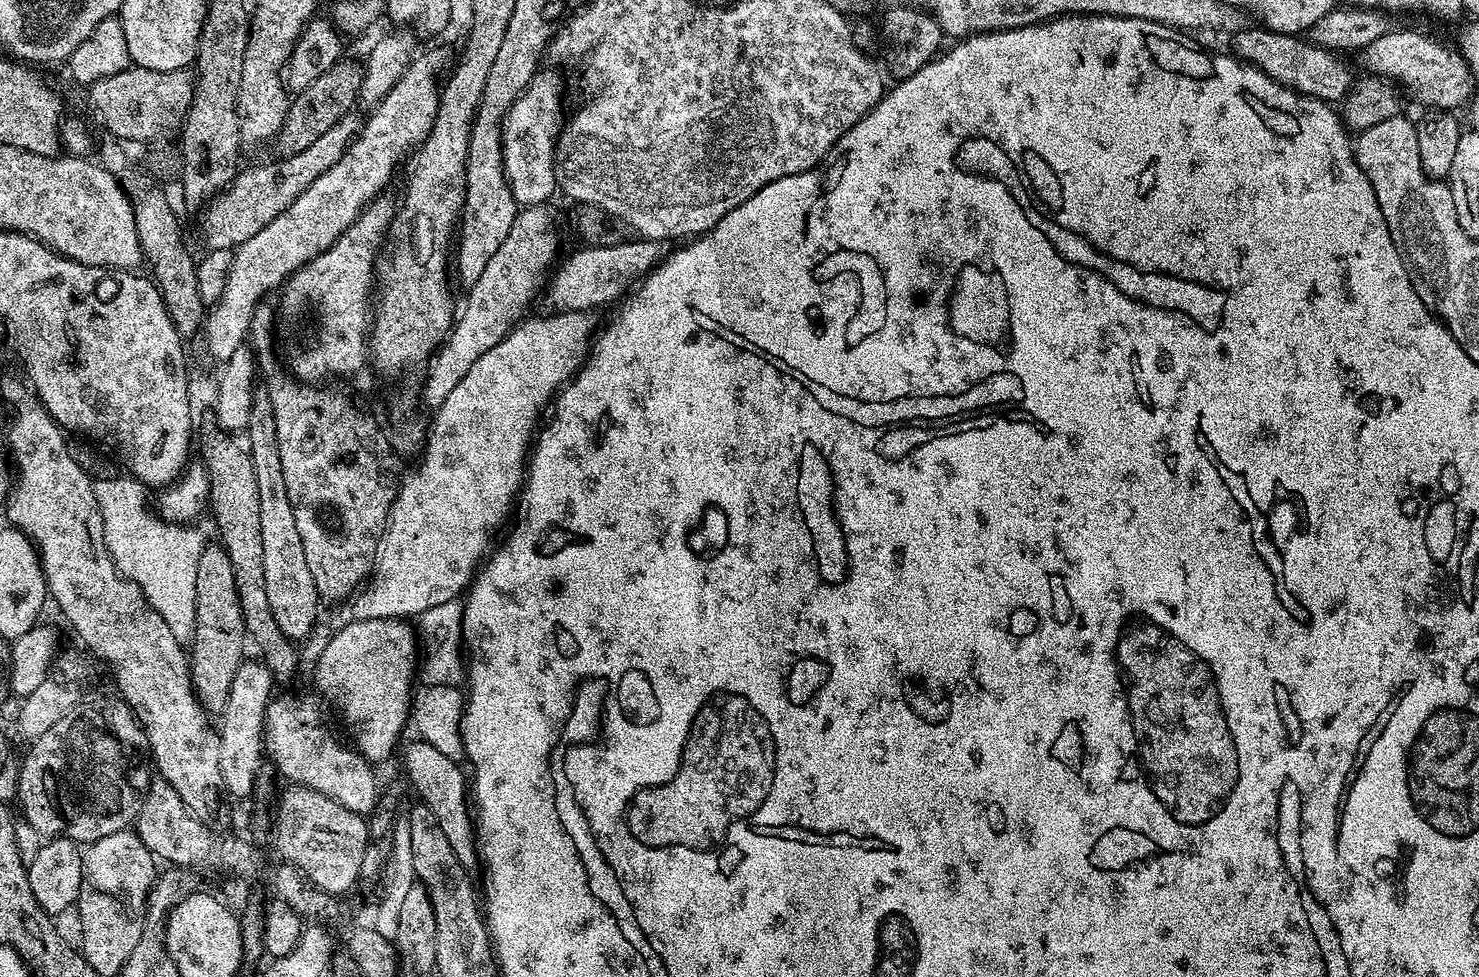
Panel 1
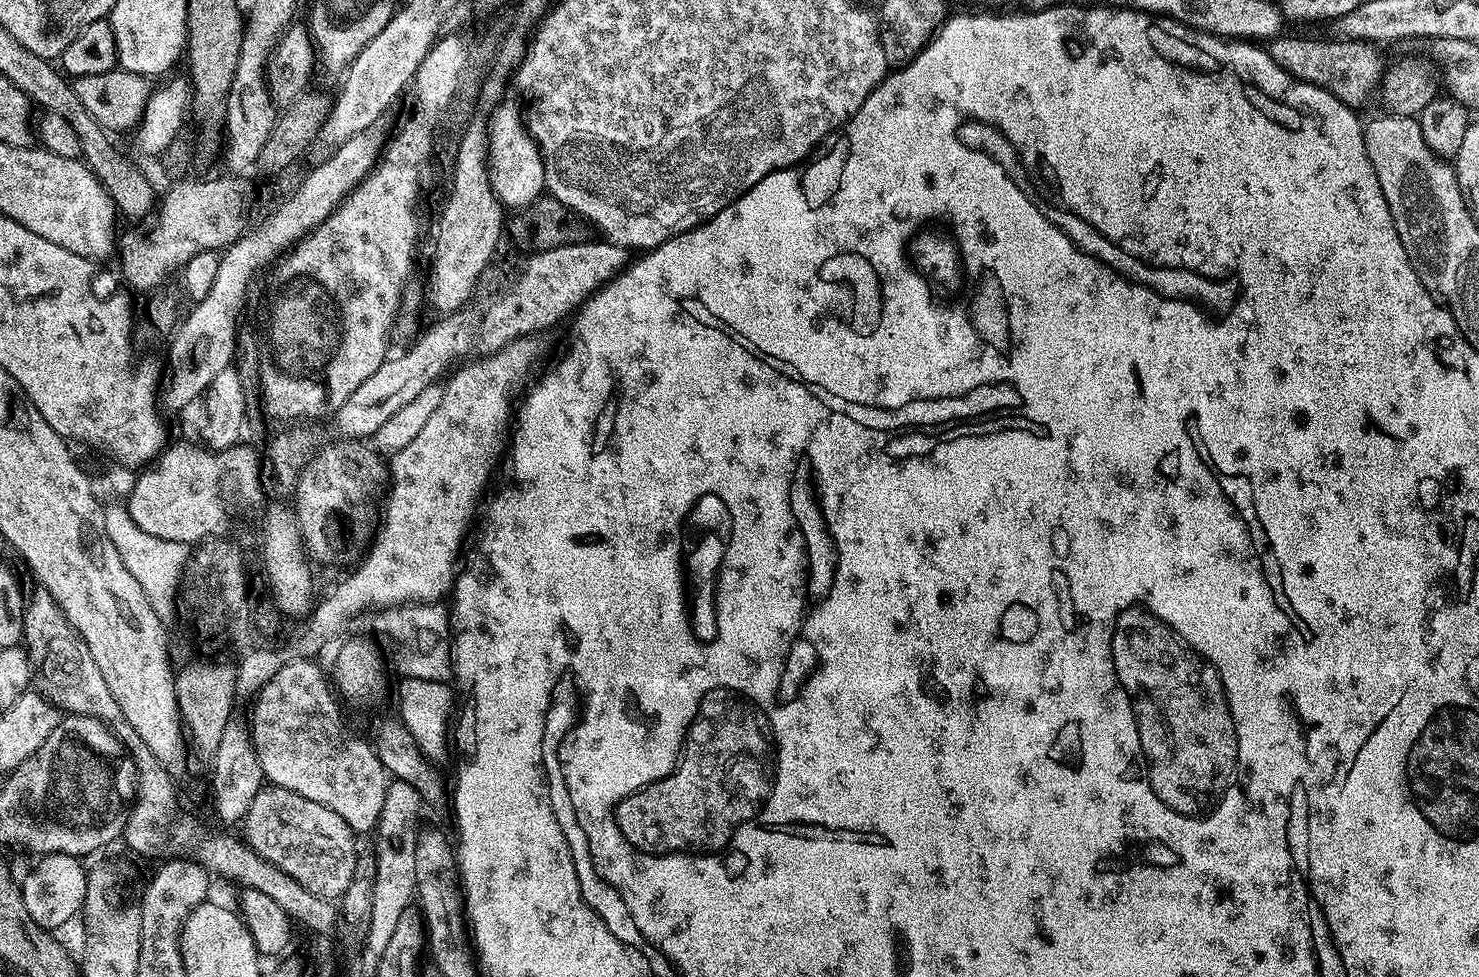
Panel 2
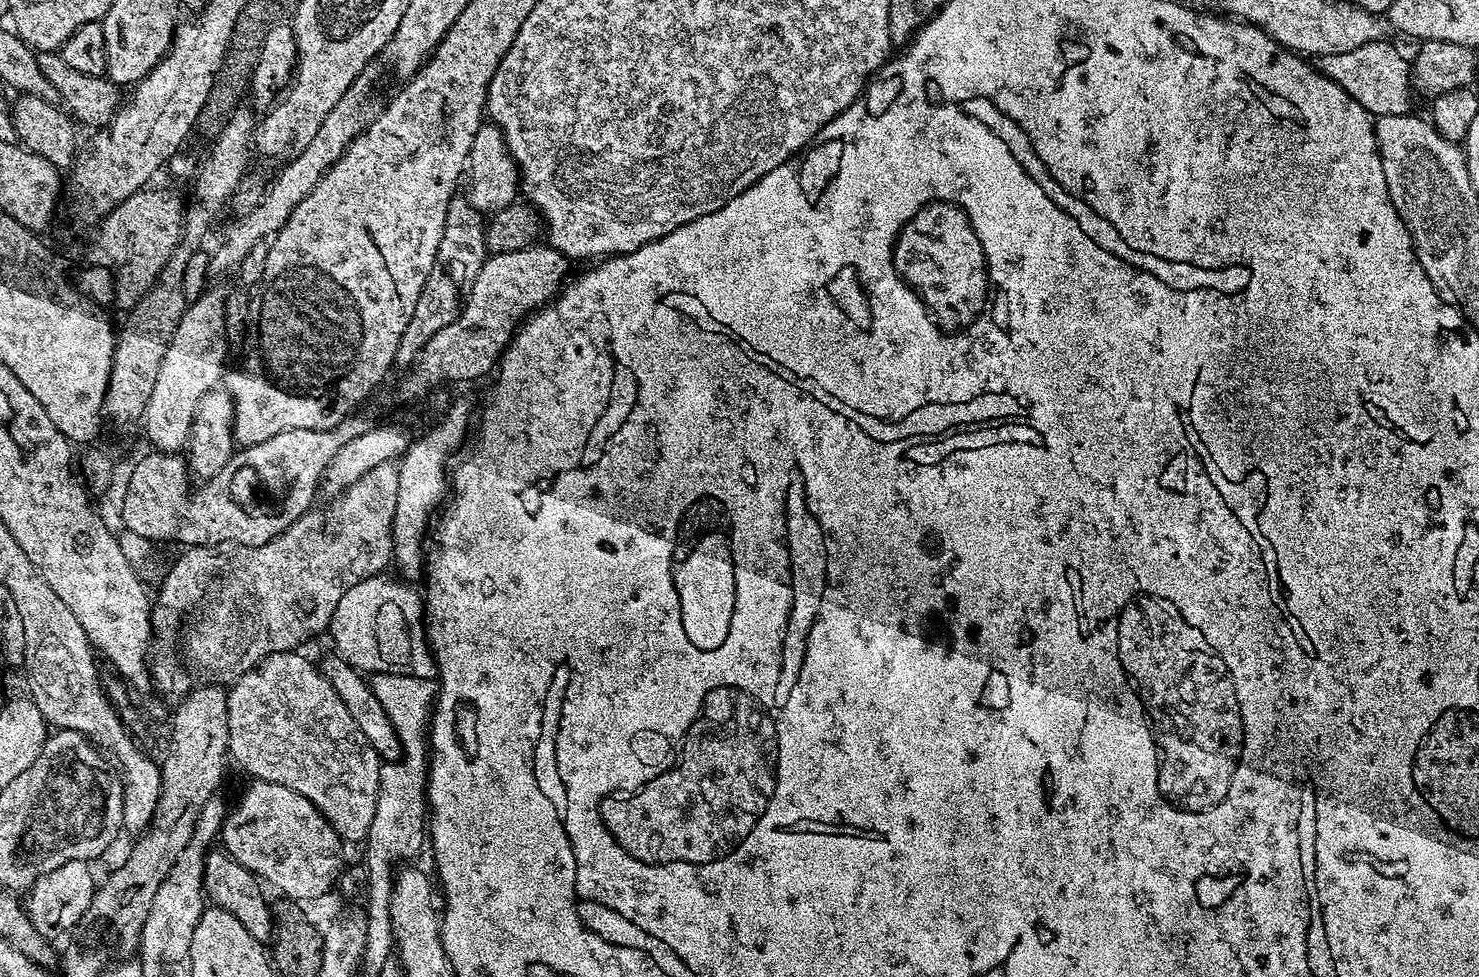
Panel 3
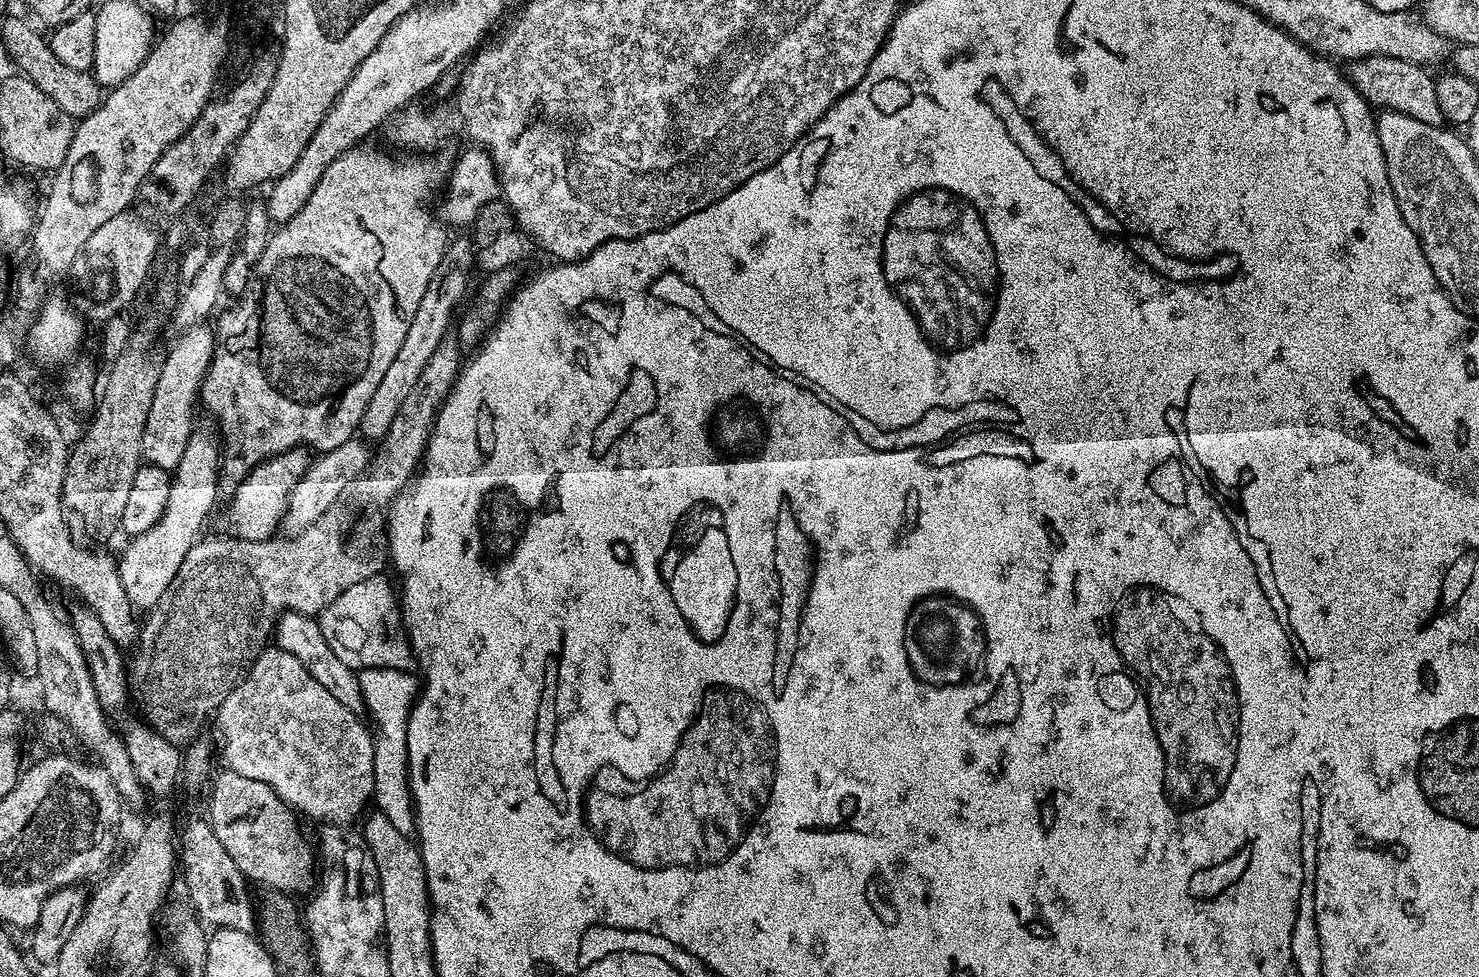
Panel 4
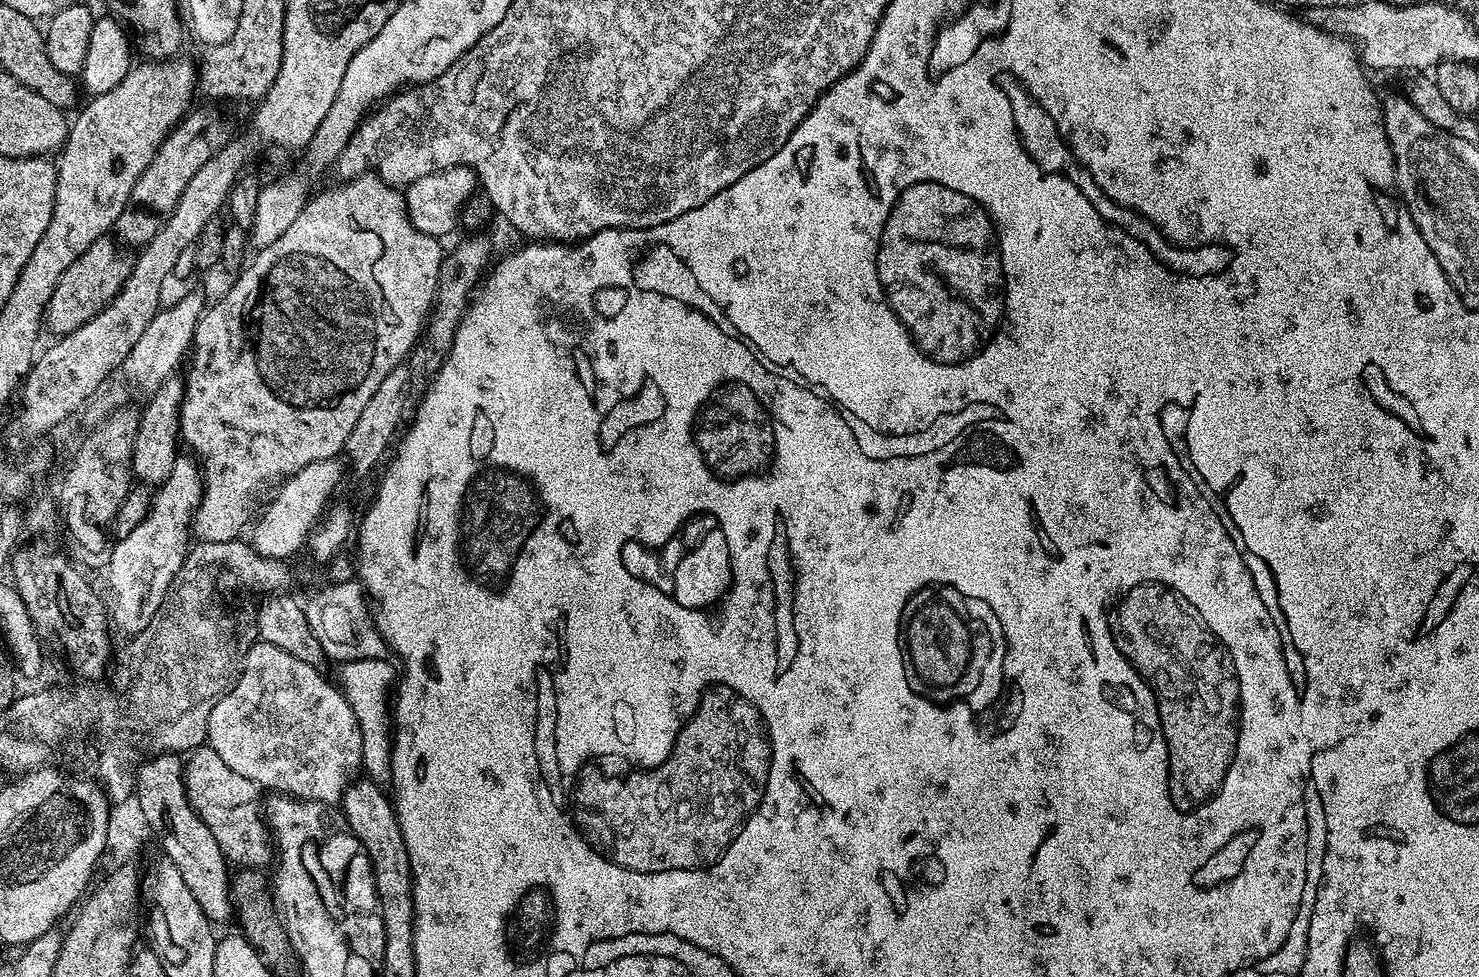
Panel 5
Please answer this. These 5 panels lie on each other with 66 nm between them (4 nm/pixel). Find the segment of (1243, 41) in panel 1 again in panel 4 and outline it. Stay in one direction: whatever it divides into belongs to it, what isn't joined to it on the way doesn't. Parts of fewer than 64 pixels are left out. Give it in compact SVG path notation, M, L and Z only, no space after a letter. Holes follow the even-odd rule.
M1363 56L1360 60L1353 60L1347 65L1346 75L1362 94L1362 98L1368 101L1376 110L1387 110L1390 112L1401 112L1410 118L1418 118L1418 122L1426 122L1426 126L1441 127L1445 123L1442 114L1442 106L1438 106L1438 90L1433 73L1428 73L1427 67L1406 62L1400 58L1390 58L1389 56Z

